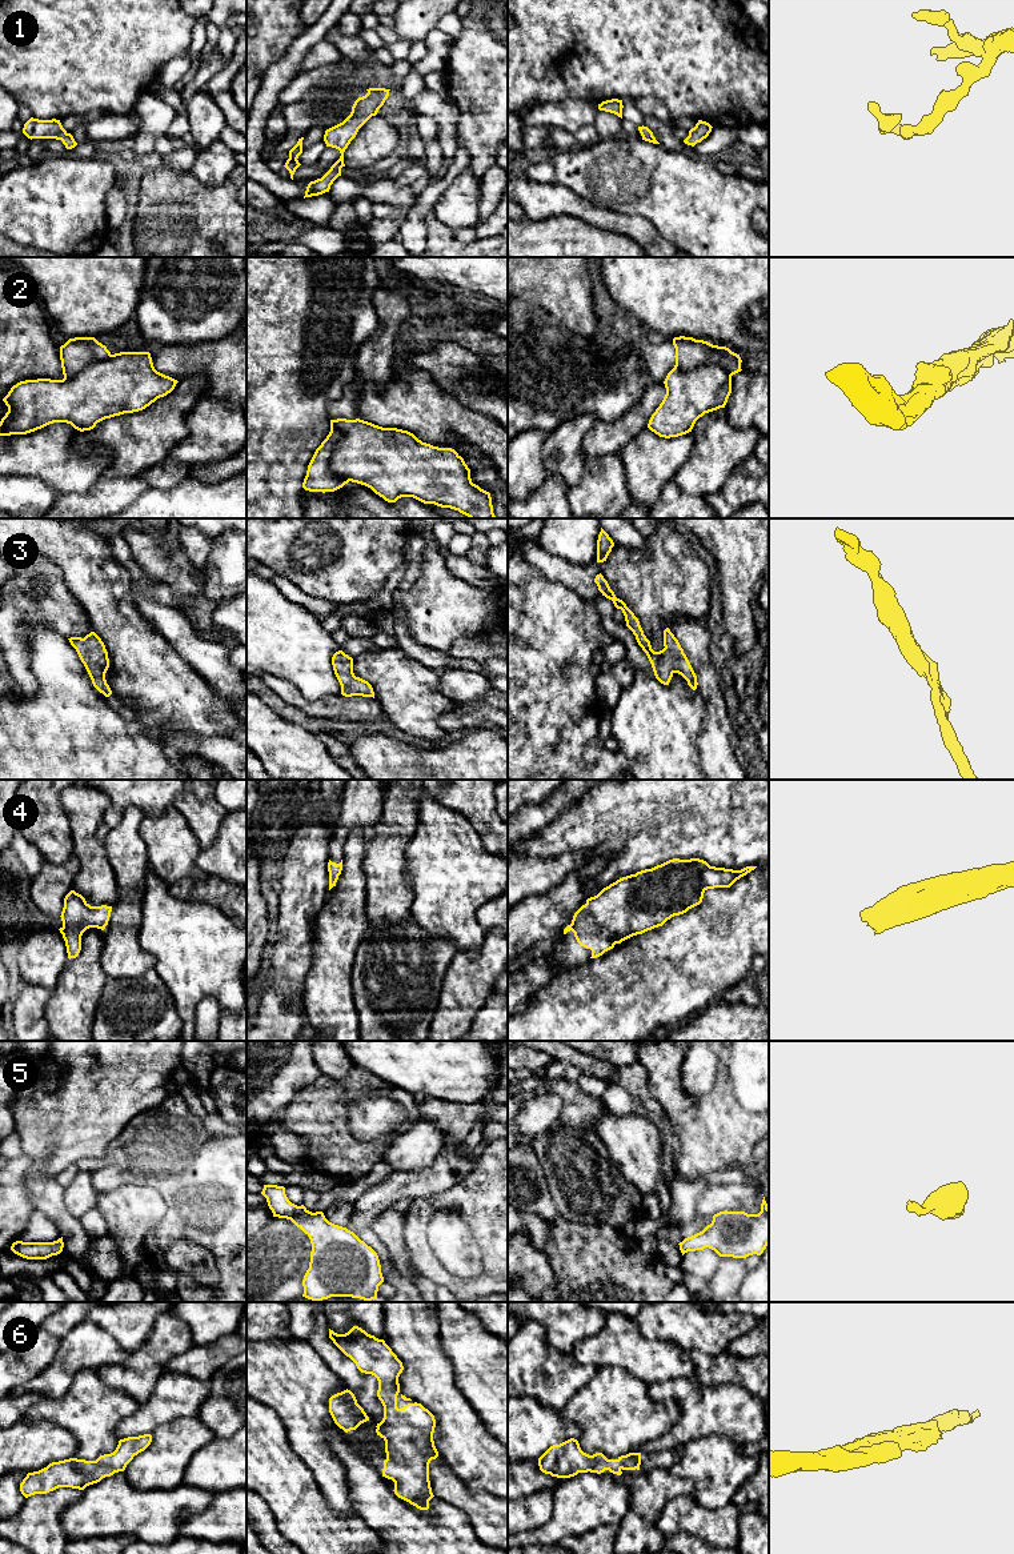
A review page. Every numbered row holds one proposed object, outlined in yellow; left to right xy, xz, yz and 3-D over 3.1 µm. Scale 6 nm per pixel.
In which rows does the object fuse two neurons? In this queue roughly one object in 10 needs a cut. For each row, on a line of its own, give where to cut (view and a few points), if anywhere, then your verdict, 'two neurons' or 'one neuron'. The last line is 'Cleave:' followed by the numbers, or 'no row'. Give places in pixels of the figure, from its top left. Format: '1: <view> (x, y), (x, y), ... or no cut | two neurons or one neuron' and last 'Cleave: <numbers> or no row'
1: no cut | one neuron
2: xz (333, 424), (340, 440), (329, 460), (329, 469), (348, 481) | two neurons
3: no cut | one neuron
4: no cut | one neuron
5: no cut | one neuron
6: no cut | one neuron
Cleave: 2

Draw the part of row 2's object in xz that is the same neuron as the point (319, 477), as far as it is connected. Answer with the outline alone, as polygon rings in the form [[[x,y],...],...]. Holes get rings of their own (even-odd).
[[[333,425],[326,438],[316,449],[306,470],[302,488],[309,492],[334,492],[349,481],[330,472],[329,460],[334,446],[341,438],[340,430]]]

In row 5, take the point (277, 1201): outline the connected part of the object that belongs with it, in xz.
[[[264,1185],[261,1194],[266,1198],[273,1217],[290,1219],[310,1239],[310,1262],[302,1279],[302,1297],[312,1301],[322,1301],[330,1297],[377,1299],[378,1286],[384,1282],[384,1277],[378,1255],[370,1246],[346,1227],[329,1222],[322,1211],[312,1213],[304,1205],[292,1203],[284,1186]]]

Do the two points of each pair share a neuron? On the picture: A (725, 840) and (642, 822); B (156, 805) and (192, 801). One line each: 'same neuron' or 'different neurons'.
A: same neuron
B: different neurons

